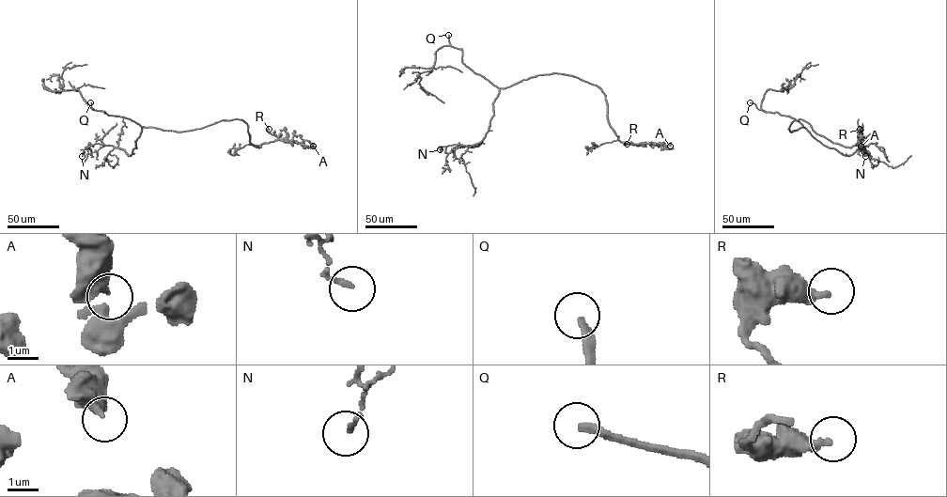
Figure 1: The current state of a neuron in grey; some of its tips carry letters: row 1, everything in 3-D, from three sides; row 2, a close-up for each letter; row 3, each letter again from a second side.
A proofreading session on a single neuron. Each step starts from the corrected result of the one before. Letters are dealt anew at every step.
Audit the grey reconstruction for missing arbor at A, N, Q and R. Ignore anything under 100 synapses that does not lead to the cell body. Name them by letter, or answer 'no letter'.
Q

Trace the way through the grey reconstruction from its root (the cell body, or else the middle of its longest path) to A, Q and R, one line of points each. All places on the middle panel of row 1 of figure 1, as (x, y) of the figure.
A: (523, 80), (557, 73), (596, 85), (605, 95), (608, 121), (619, 140), (638, 144), (666, 142), (670, 146)
Q: (523, 80), (506, 87), (497, 87), (462, 62), (462, 51), (451, 45), (448, 35)
R: (523, 80), (557, 73), (597, 85), (605, 95), (608, 121), (618, 139), (636, 144), (627, 144)

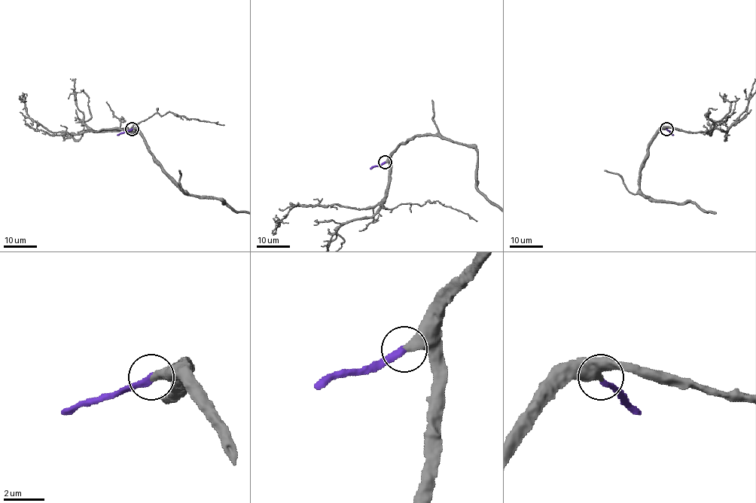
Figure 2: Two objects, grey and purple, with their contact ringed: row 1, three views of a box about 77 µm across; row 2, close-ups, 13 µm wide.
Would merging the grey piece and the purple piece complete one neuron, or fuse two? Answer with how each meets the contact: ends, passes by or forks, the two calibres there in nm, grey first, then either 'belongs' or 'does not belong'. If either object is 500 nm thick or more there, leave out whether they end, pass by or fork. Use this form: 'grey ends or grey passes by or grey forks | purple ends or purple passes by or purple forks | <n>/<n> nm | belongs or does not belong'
grey ends | purple ends | 440/320 nm | belongs

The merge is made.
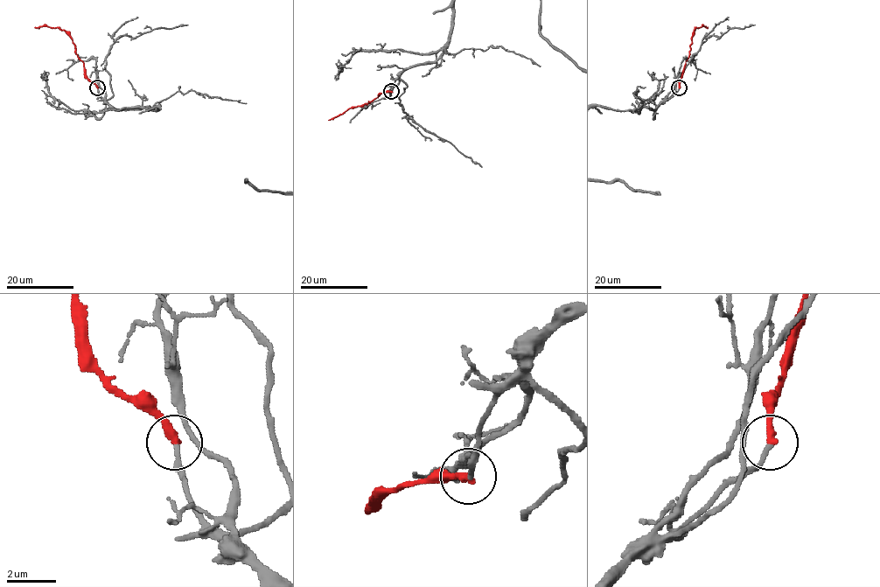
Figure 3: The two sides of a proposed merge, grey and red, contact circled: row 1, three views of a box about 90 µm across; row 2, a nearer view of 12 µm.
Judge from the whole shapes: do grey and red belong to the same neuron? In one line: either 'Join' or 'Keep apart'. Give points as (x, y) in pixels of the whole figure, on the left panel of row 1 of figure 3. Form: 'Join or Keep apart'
Join

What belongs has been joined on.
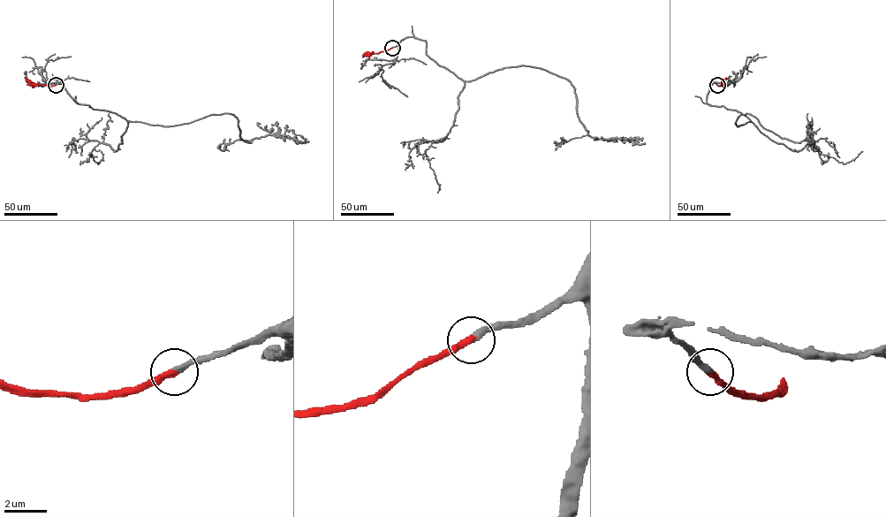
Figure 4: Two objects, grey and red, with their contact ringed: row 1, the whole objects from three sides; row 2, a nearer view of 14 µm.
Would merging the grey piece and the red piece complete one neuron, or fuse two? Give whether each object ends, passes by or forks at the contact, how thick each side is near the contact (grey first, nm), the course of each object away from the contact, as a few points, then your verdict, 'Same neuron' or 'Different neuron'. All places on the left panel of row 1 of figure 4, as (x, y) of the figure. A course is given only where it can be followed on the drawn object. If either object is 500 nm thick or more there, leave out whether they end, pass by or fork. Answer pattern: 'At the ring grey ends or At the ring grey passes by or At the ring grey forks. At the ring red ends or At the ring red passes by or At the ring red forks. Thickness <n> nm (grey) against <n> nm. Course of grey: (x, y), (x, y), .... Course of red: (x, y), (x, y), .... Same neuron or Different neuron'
At the ring grey ends. At the ring red ends. Thickness 320 nm (grey) against 320 nm. Course of grey: (56, 85), (62, 83), (78, 103), (129, 121), (167, 126), (230, 113), (246, 142), (269, 135), (308, 140). Course of red: (56, 85), (29, 83), (26, 78). Same neuron

